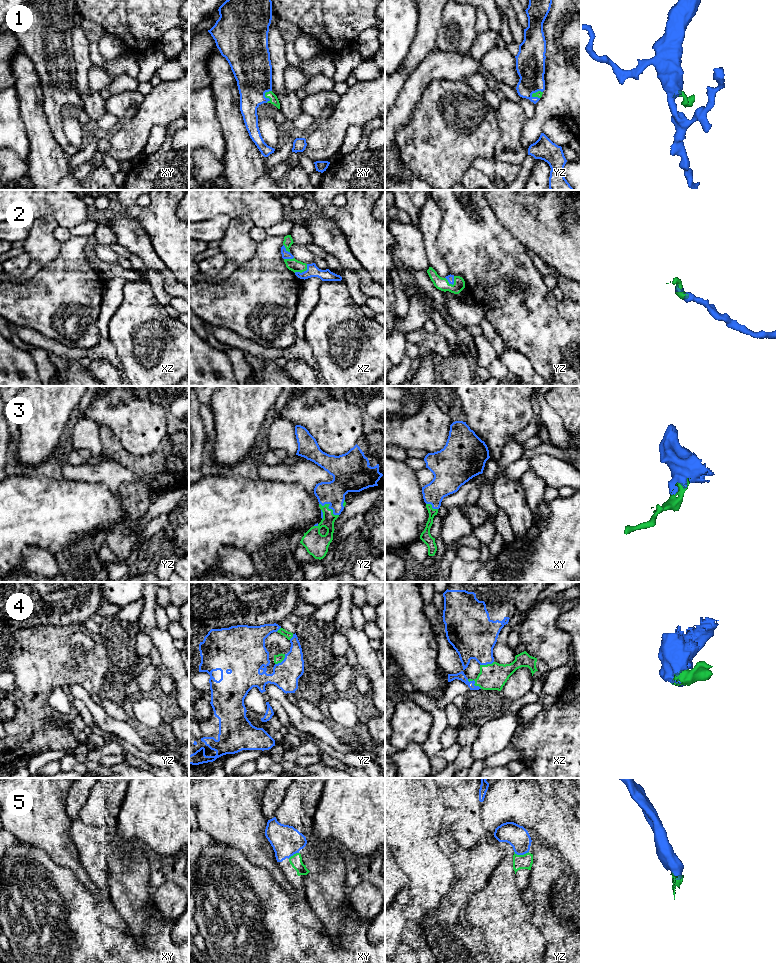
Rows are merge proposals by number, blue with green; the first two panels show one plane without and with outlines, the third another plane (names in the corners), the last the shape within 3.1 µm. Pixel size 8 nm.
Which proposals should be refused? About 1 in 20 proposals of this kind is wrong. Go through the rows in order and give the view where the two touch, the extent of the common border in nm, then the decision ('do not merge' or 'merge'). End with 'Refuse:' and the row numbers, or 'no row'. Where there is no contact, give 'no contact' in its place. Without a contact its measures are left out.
1: xy | 110 nm | merge
2: yz | 90 nm | merge
3: yz | 190 nm | merge
4: xz | 140 nm | merge
5: yz | 120 nm | merge
Refuse: no row

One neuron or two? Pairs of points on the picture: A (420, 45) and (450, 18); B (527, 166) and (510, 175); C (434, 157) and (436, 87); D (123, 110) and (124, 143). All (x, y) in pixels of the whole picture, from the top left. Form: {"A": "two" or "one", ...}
{"A": "two", "B": "two", "C": "one", "D": "two"}

